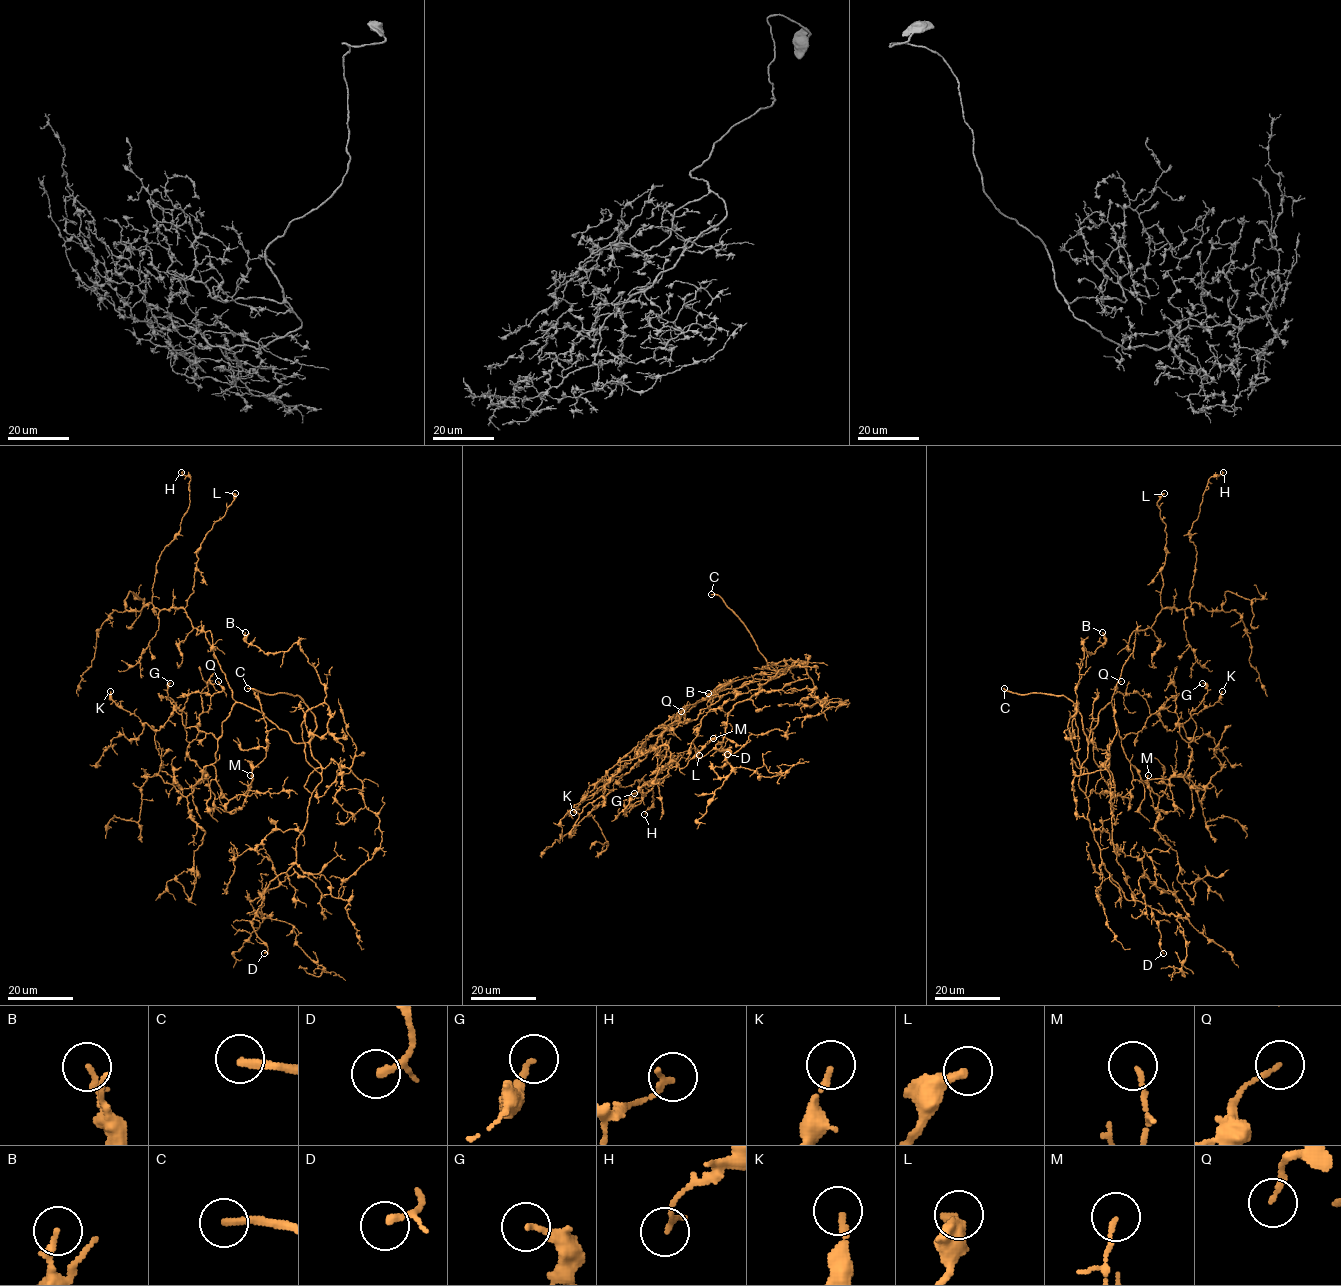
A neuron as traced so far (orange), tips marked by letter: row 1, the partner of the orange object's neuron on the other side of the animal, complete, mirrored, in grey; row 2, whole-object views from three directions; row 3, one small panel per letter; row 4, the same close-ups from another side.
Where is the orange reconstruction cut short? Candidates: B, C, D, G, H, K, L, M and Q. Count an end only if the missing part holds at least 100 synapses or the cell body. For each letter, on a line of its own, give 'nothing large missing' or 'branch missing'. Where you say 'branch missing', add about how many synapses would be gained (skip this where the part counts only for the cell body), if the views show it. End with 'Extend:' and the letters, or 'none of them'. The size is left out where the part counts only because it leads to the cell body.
B: nothing large missing
C: branch missing
D: nothing large missing
G: nothing large missing
H: nothing large missing
K: nothing large missing
L: nothing large missing
M: nothing large missing
Q: nothing large missing
Extend: C

